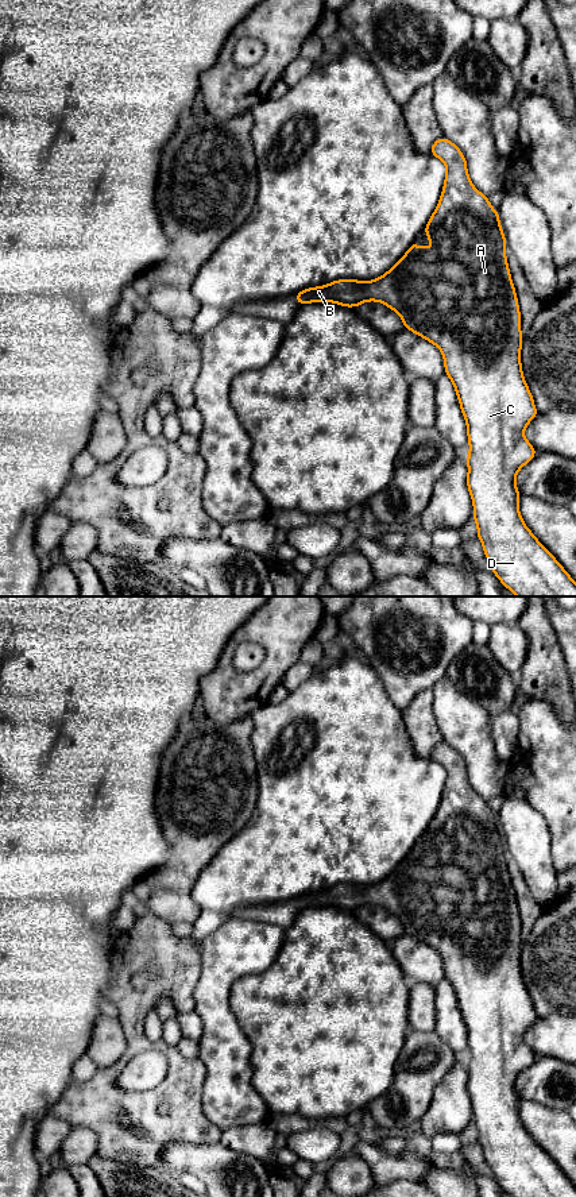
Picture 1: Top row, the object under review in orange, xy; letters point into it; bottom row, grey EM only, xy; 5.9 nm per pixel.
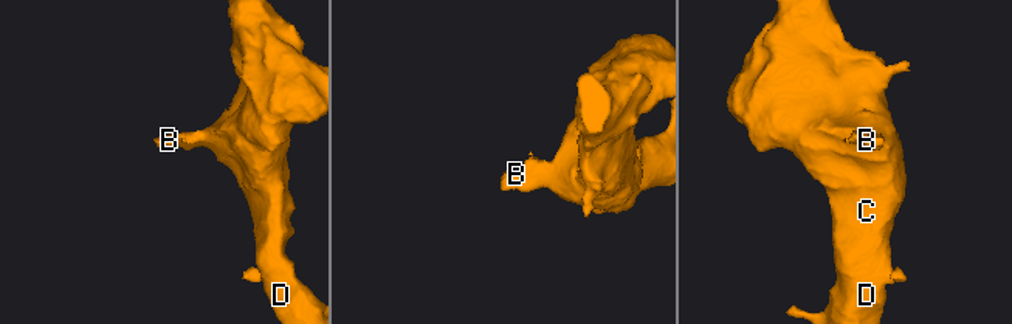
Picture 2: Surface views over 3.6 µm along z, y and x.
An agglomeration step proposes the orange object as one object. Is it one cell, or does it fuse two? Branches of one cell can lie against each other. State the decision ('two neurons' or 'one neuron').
one neuron

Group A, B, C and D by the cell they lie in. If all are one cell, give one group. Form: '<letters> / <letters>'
A B C D

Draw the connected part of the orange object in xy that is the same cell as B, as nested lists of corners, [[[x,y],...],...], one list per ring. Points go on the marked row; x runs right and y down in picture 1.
[[[445,138],[436,140],[430,154],[447,166],[445,182],[436,211],[425,233],[433,247],[418,247],[414,242],[407,252],[382,277],[374,281],[340,279],[325,286],[309,287],[295,296],[299,305],[335,302],[347,308],[378,301],[397,312],[406,329],[437,345],[444,356],[445,375],[455,385],[461,413],[467,422],[469,453],[467,484],[473,503],[478,538],[491,571],[517,596],[576,596],[576,582],[553,555],[536,538],[519,514],[521,494],[515,486],[517,472],[537,451],[525,439],[525,428],[538,414],[521,366],[521,313],[506,258],[506,239],[488,198],[471,182],[467,161],[460,148]]]

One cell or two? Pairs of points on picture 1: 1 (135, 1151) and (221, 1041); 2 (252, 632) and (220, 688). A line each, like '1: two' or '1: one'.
1: two
2: one

